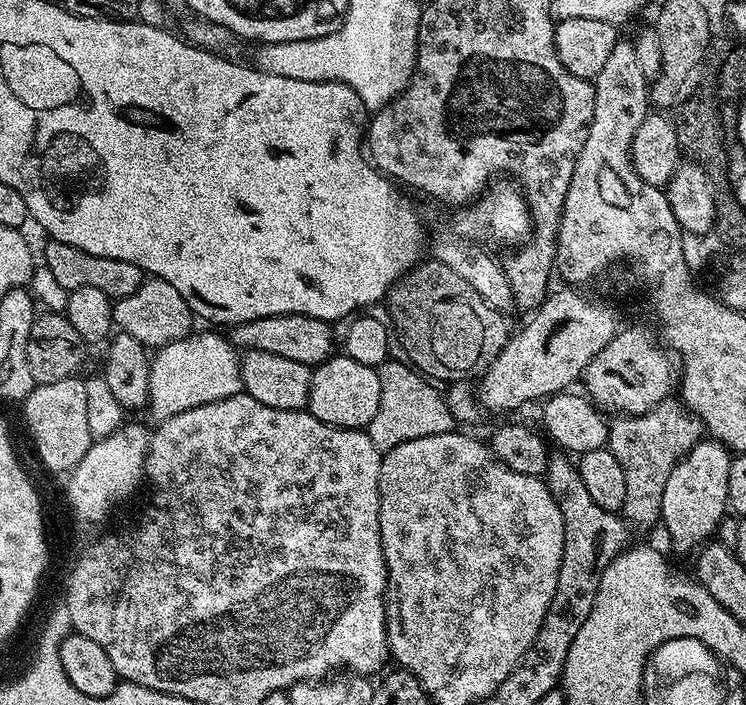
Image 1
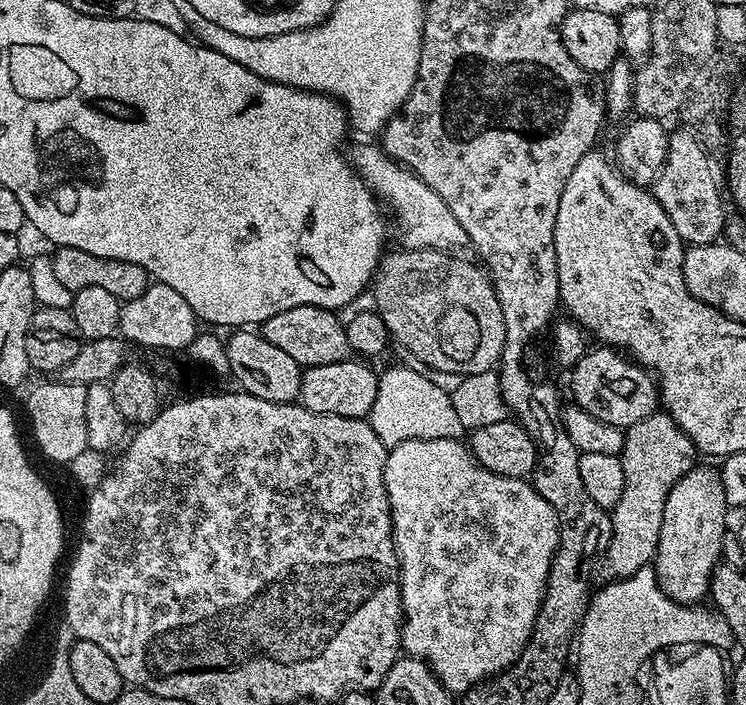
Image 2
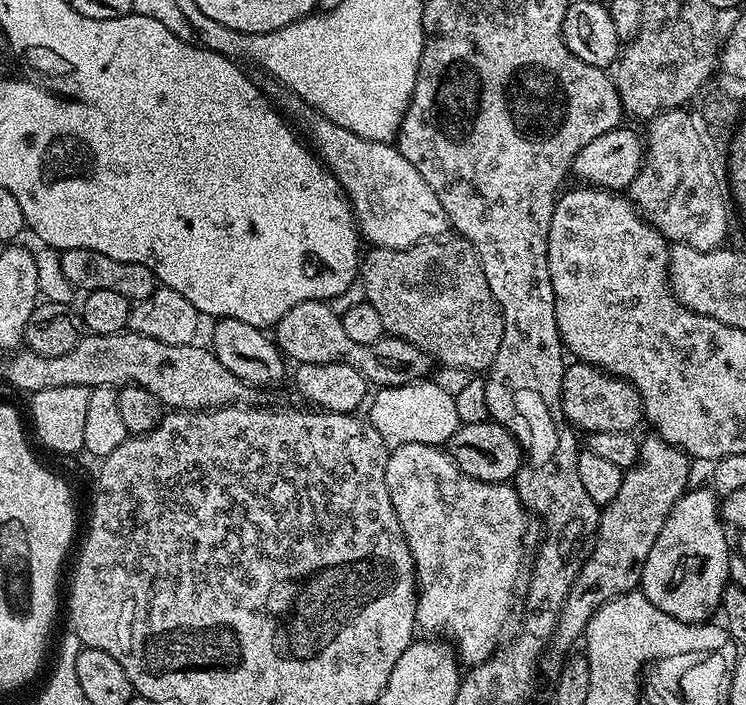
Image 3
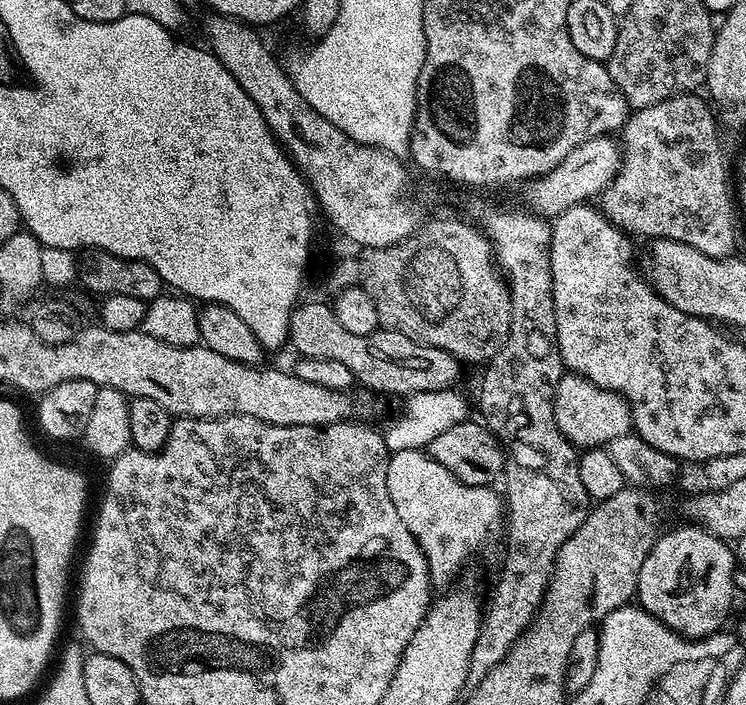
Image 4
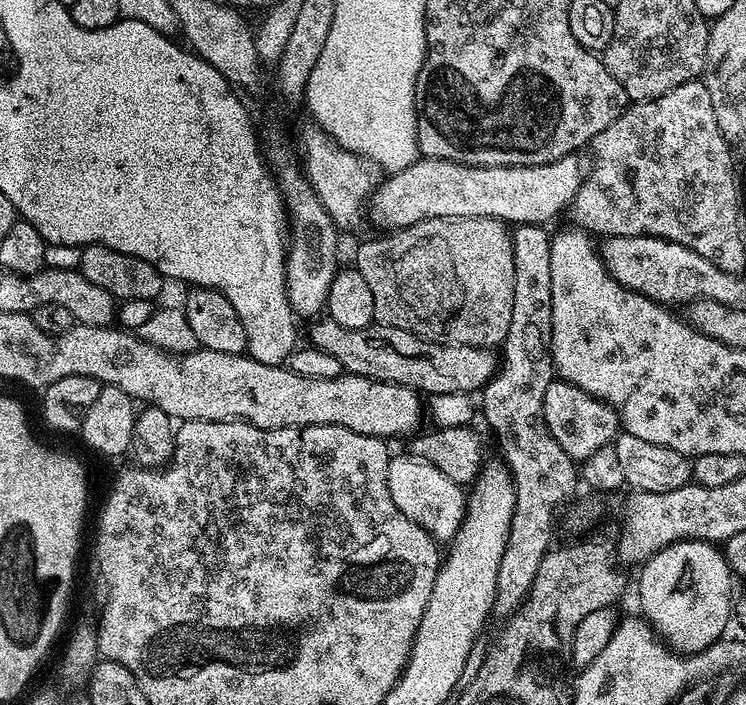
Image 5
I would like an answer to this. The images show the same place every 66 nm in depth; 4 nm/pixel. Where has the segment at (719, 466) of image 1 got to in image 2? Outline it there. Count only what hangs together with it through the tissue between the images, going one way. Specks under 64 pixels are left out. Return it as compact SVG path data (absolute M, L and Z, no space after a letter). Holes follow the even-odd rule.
M697 466L690 469L679 482L670 490L666 498L666 510L662 518L662 530L656 547L656 584L674 602L685 606L699 605L700 599L708 596L708 587L712 581L712 572L722 560L722 538L726 535L724 519L730 512L730 505L726 502L726 494L722 490L720 473L715 467L703 468Z

